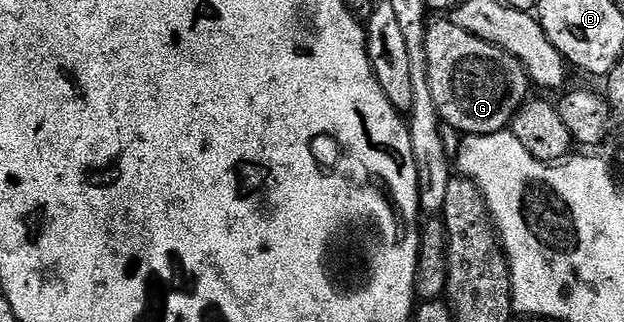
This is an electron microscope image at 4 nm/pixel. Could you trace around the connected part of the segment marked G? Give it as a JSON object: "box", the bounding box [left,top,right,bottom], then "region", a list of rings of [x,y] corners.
{"box":[424,19,533,137],"region":[[[449,19],[432,20],[428,24],[424,47],[428,59],[429,87],[443,125],[453,127],[461,135],[480,137],[501,133],[526,106],[529,100],[527,92],[533,89],[533,82],[527,68],[516,57],[509,55],[507,49],[498,49],[493,43],[485,43],[485,39],[477,39],[468,29],[457,27]]]}

